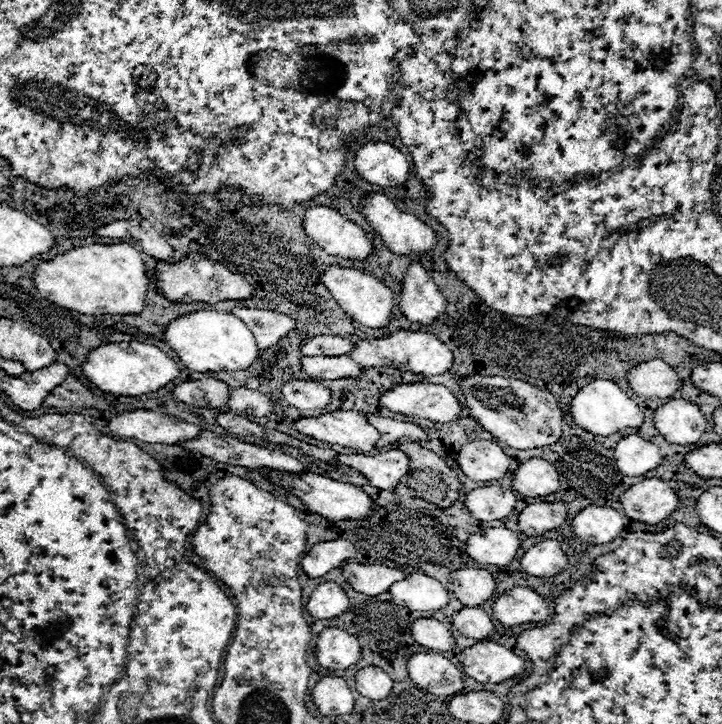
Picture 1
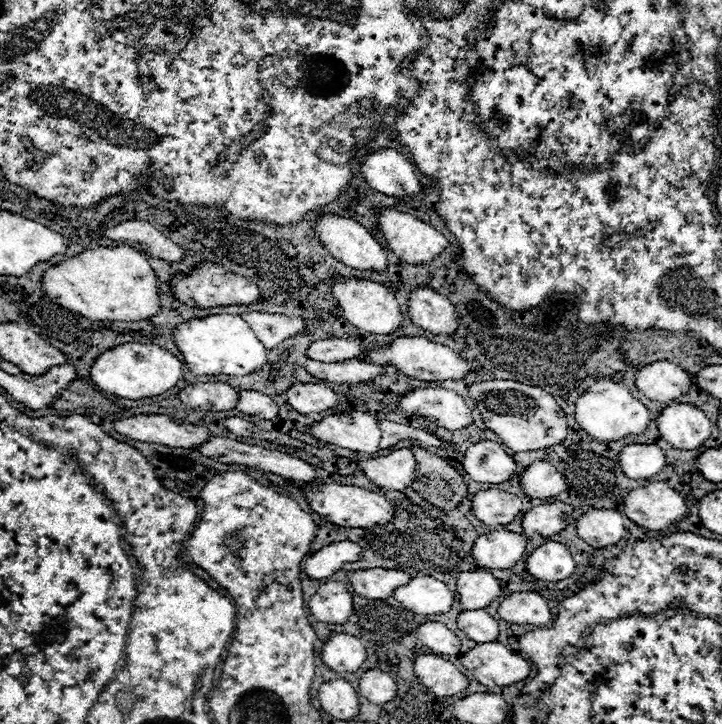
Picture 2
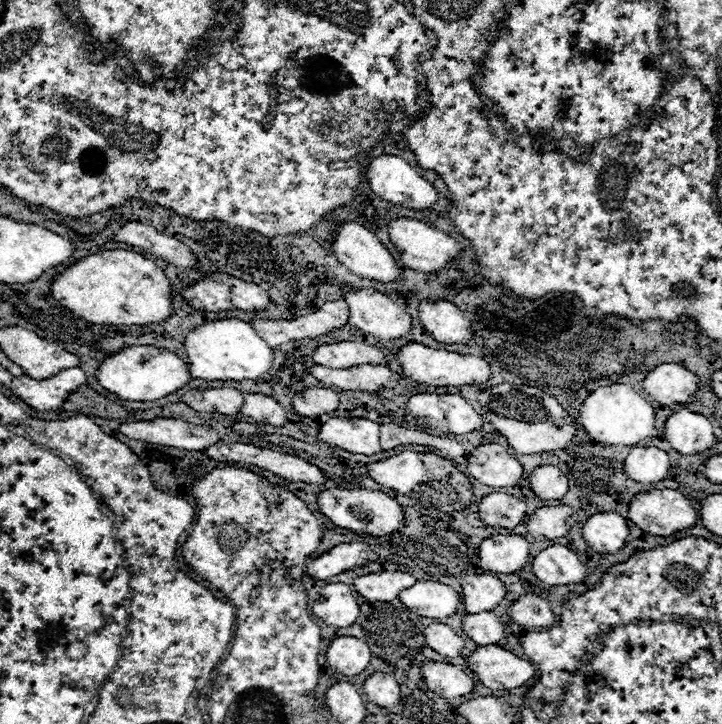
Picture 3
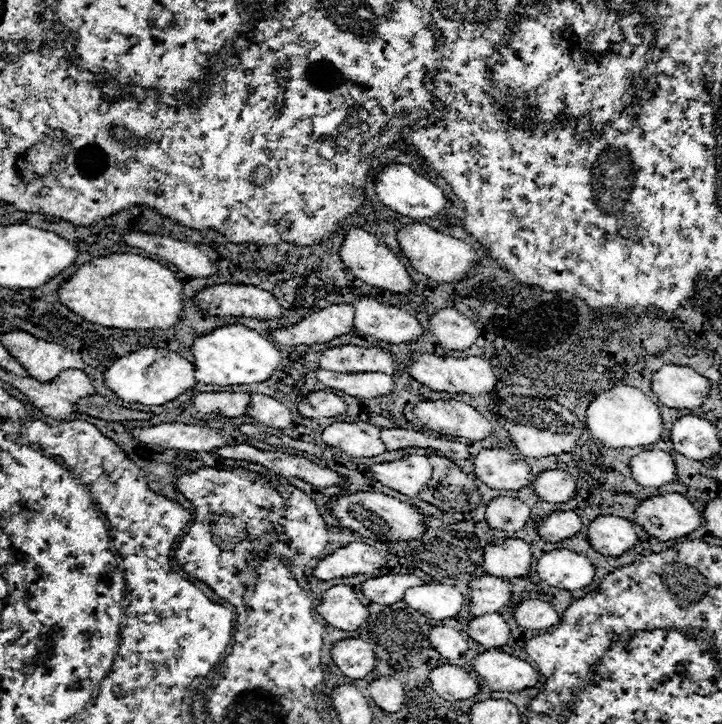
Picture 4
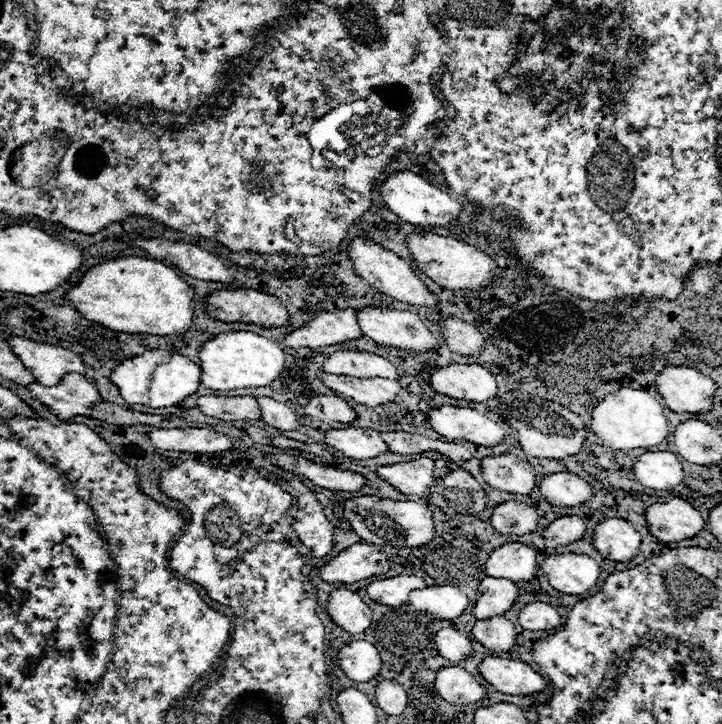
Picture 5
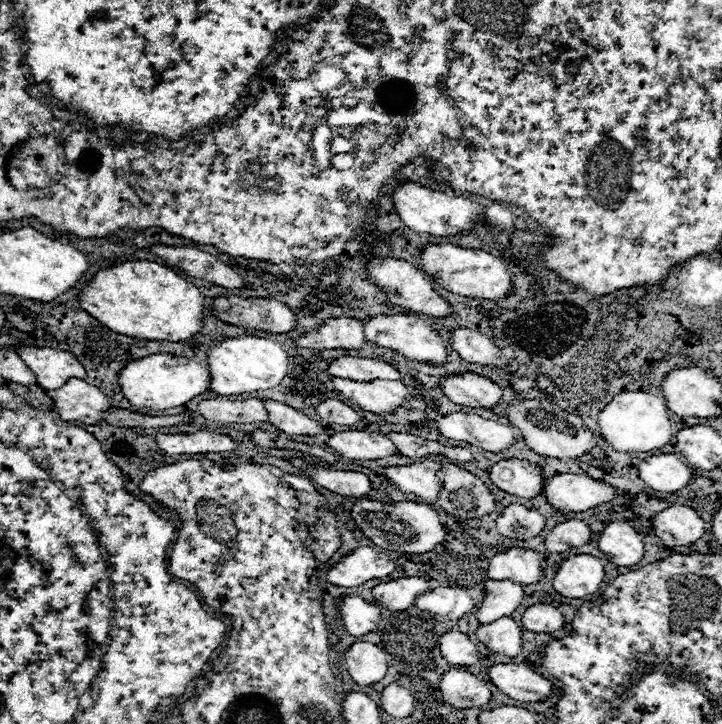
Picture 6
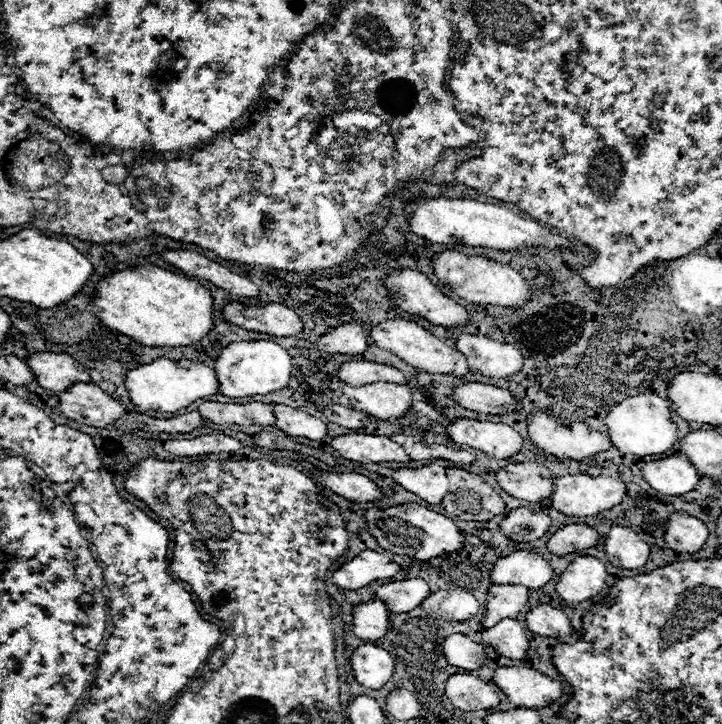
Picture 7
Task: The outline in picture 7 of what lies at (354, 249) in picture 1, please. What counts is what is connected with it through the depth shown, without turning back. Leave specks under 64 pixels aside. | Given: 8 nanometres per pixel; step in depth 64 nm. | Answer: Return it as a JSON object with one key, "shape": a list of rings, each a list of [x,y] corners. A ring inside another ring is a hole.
{"shape":[[[394,270],[390,274],[390,278],[386,280],[388,290],[392,290],[392,298],[398,306],[402,306],[404,312],[426,318],[430,324],[434,326],[442,326],[442,328],[458,328],[458,326],[466,326],[470,324],[470,316],[464,310],[464,306],[456,304],[450,296],[442,294],[424,274],[414,272],[414,270]]]}

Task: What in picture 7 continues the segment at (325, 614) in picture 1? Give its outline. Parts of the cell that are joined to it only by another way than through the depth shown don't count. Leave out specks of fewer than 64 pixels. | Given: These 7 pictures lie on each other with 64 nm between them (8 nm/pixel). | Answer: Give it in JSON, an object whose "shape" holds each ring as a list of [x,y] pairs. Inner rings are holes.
{"shape":[[[380,600],[364,602],[354,606],[354,634],[362,640],[368,640],[372,644],[378,644],[380,638],[384,638],[390,630],[390,616],[388,608]]]}

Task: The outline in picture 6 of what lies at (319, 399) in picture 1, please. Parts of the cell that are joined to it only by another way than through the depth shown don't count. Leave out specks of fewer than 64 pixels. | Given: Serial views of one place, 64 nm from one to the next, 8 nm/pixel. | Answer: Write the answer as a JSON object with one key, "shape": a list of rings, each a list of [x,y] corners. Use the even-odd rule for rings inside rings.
{"shape":[[[324,400],[316,406],[316,414],[326,422],[326,424],[342,424],[342,426],[354,426],[362,418],[358,412],[354,412],[348,404],[340,400]]]}

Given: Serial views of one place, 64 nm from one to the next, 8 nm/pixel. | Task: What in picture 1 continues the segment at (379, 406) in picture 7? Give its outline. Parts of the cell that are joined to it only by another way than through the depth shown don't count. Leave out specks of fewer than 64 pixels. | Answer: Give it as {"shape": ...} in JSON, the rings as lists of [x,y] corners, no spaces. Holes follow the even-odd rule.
{"shape":[[[302,356],[302,368],[316,380],[340,380],[340,378],[362,376],[362,366],[356,364],[350,356],[338,356],[338,358]]]}

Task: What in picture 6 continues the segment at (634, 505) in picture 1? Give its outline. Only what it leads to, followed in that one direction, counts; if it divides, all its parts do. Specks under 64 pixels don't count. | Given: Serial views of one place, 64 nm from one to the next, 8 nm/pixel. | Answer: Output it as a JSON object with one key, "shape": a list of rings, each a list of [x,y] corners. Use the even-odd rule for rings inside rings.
{"shape":[[[670,506],[670,510],[662,510],[654,520],[656,536],[670,548],[674,546],[690,546],[698,542],[706,532],[706,522],[688,506]]]}

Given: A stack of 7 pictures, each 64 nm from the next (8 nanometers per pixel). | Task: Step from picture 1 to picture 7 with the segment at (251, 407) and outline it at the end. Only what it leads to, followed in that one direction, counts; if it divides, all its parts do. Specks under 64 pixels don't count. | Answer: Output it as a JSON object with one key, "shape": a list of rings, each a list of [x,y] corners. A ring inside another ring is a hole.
{"shape":[[[276,404],[274,414],[276,414],[276,426],[284,430],[288,436],[308,440],[324,440],[328,436],[328,426],[320,418],[310,416],[308,412]]]}

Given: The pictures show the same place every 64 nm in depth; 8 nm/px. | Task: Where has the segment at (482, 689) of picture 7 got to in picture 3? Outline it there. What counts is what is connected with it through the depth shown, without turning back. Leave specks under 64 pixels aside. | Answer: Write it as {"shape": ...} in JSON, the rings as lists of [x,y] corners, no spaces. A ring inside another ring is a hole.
{"shape":[[[426,662],[422,666],[422,676],[426,680],[426,686],[446,700],[466,696],[474,690],[474,680],[454,664]]]}

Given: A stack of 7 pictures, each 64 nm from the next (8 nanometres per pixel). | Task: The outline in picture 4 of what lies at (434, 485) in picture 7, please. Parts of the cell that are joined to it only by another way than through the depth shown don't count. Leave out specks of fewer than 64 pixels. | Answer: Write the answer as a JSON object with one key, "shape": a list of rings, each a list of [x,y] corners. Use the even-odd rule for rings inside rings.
{"shape":[[[406,456],[396,462],[386,464],[374,464],[370,466],[374,478],[382,482],[388,488],[394,488],[400,494],[406,494],[410,498],[418,496],[420,490],[426,488],[428,480],[432,478],[432,466],[426,456]]]}

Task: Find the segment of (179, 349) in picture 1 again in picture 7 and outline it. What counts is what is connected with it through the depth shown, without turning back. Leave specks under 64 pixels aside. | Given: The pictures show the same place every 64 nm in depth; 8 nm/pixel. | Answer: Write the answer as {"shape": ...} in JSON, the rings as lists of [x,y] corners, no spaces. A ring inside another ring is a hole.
{"shape":[[[254,340],[254,342],[234,342],[226,346],[216,360],[216,376],[220,384],[220,392],[228,398],[244,398],[256,394],[270,394],[288,386],[292,378],[292,356],[286,348],[278,346],[270,340]]]}

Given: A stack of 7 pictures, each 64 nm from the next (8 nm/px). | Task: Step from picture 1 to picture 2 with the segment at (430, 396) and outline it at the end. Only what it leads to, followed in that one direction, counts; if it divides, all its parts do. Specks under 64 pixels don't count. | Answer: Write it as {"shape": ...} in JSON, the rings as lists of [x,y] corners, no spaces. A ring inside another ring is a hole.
{"shape":[[[416,388],[398,406],[414,418],[426,418],[446,430],[462,430],[474,422],[468,404],[456,392],[444,388]]]}

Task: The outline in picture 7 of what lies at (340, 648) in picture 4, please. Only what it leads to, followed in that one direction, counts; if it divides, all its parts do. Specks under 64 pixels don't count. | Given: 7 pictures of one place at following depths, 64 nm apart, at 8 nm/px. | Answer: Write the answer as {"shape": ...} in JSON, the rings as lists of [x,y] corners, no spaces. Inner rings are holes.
{"shape":[[[362,644],[350,658],[354,678],[372,690],[380,690],[394,676],[394,658],[380,646]]]}

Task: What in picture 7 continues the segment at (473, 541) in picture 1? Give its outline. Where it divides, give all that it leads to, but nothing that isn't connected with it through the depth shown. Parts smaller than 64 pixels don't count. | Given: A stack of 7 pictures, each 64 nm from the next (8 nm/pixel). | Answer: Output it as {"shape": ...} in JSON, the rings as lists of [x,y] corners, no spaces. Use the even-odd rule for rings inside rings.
{"shape":[[[516,550],[506,558],[498,558],[492,568],[494,584],[514,584],[526,588],[542,588],[554,576],[552,566],[536,552]]]}

